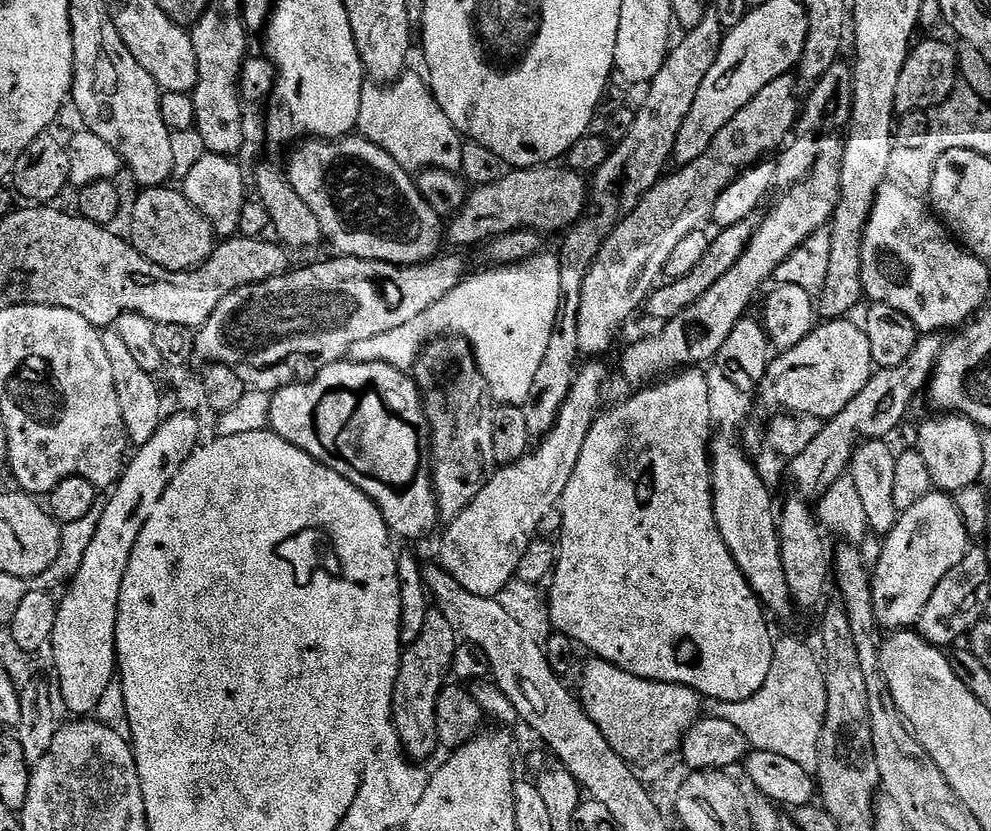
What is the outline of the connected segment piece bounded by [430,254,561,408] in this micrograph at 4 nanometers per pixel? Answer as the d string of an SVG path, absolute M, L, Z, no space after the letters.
M542 254L511 265L493 267L492 272L469 275L442 300L430 306L431 310L452 310L451 335L466 339L490 392L497 405L522 408L530 400L535 375L542 366L546 349L556 328L561 300L561 266L555 255Z

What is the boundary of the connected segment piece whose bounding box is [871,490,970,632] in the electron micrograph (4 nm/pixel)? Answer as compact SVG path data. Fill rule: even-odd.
M932 490L909 510L899 513L895 526L885 535L883 542L878 562L876 566L873 565L871 573L873 614L879 627L885 631L906 630L919 623L922 610L941 581L938 576L942 568L954 568L948 562L956 565L962 562L970 547L970 537L957 510L955 499L949 493ZM928 518L932 518L932 530L930 522L922 522ZM934 518L940 518L936 530ZM930 554L932 570L928 570Z

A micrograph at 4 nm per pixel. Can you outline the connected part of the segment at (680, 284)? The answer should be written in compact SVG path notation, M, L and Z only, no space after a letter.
M757 212L748 216L748 218L744 218L738 224L721 229L700 262L686 276L678 279L671 285L665 286L664 284L654 290L645 303L645 313L648 312L650 317L660 320L659 322L667 322L683 315L687 309L695 305L740 260L762 222L763 215Z

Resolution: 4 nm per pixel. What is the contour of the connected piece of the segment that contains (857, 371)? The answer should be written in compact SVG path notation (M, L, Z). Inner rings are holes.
M843 318L817 323L812 329L812 332L809 333L804 340L798 342L796 346L788 351L781 351L778 355L780 357L777 358L776 356L775 359L773 359L768 365L768 372L765 374L764 380L758 384L761 402L768 408L780 408L776 410L779 410L781 413L799 414L801 417L819 416L821 418L831 418L838 415L839 412L842 411L842 409L847 406L847 404L851 402L851 400L854 399L861 390L863 390L868 380L871 379L874 373L874 363L871 356L870 342L868 341L865 329L861 327L859 323L858 325L851 324L850 321L851 319Z

